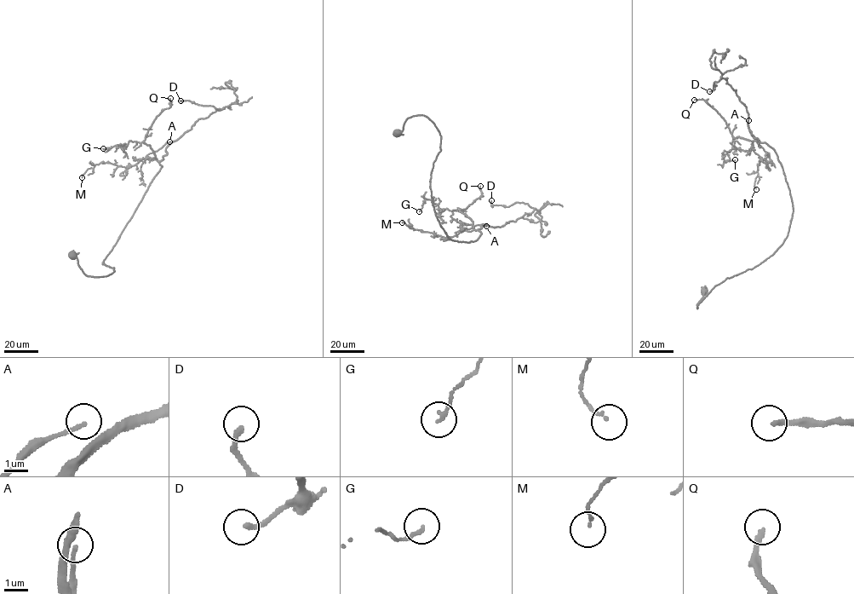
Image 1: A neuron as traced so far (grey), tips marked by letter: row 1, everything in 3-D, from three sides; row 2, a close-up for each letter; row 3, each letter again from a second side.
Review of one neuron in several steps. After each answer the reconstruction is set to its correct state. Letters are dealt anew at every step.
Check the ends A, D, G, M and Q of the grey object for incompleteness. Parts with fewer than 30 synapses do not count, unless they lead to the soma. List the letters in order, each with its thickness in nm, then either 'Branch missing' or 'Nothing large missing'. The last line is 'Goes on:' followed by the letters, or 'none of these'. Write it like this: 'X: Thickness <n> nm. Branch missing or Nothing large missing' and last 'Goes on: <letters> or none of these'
A: Thickness 110 nm. Nothing large missing
D: Thickness 170 nm. Nothing large missing
G: Thickness 130 nm. Nothing large missing
M: Thickness 100 nm. Nothing large missing
Q: Thickness 160 nm. Branch missing
Goes on: Q

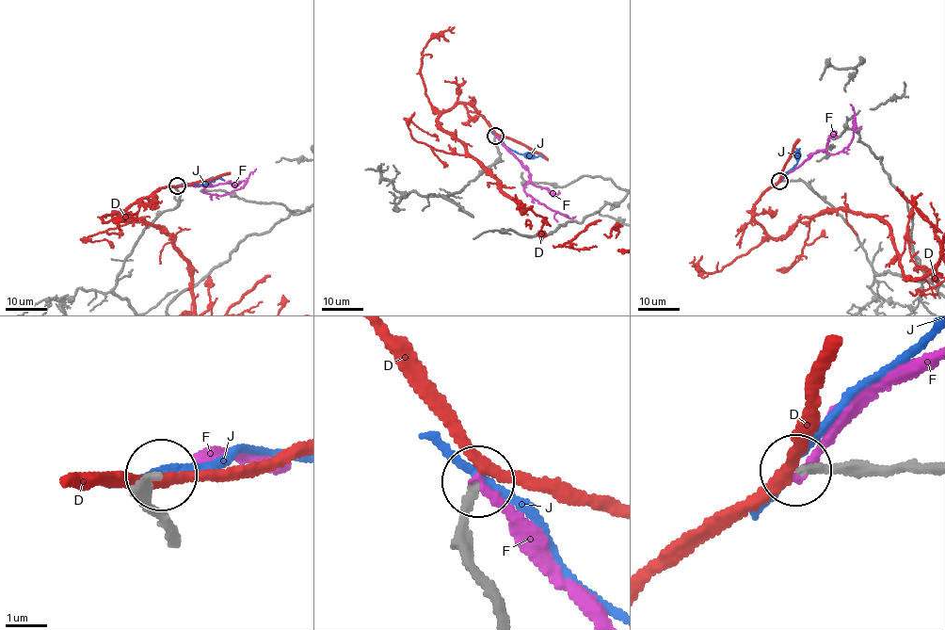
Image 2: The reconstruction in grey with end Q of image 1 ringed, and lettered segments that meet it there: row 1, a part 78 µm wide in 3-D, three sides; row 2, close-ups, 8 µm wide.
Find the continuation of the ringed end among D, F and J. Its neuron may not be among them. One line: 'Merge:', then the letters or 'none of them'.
Merge: none of them

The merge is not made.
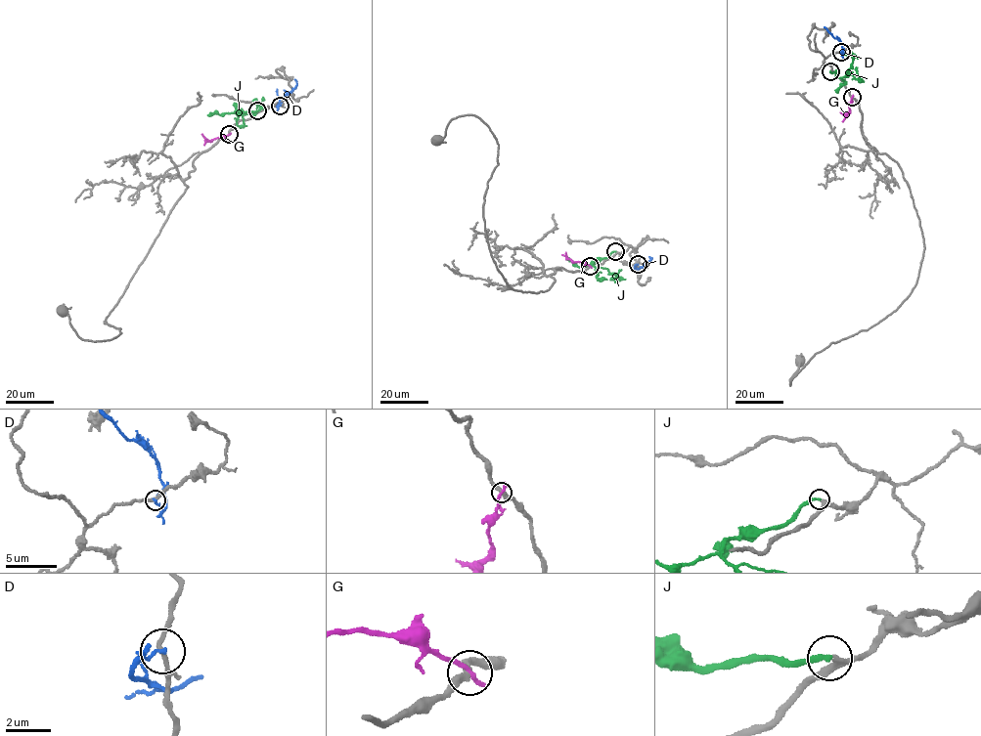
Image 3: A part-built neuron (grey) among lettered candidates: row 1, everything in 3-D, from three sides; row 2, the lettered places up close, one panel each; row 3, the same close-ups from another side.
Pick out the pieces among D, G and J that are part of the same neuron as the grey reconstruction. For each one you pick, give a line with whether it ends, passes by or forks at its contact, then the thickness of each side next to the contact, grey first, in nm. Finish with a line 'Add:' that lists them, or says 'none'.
J: it ends there; 200 nm thick on the grey side, 200 nm on the other
Add: J

